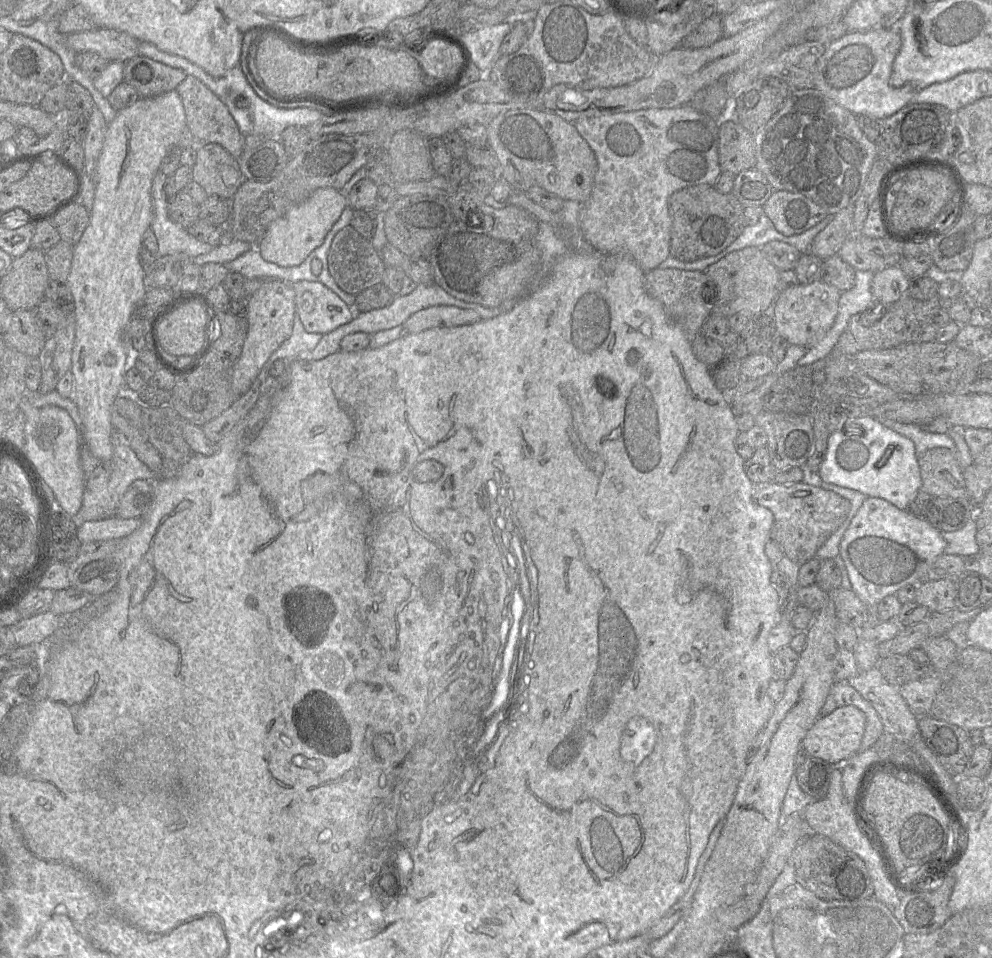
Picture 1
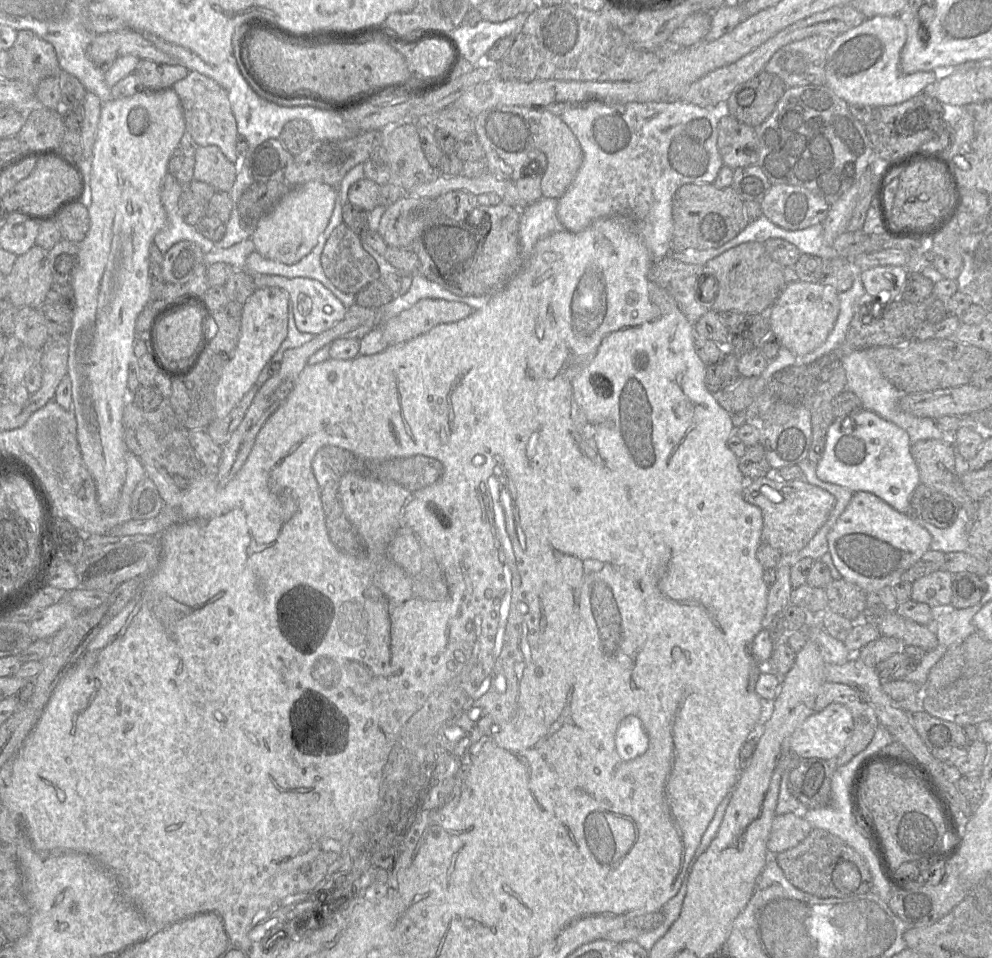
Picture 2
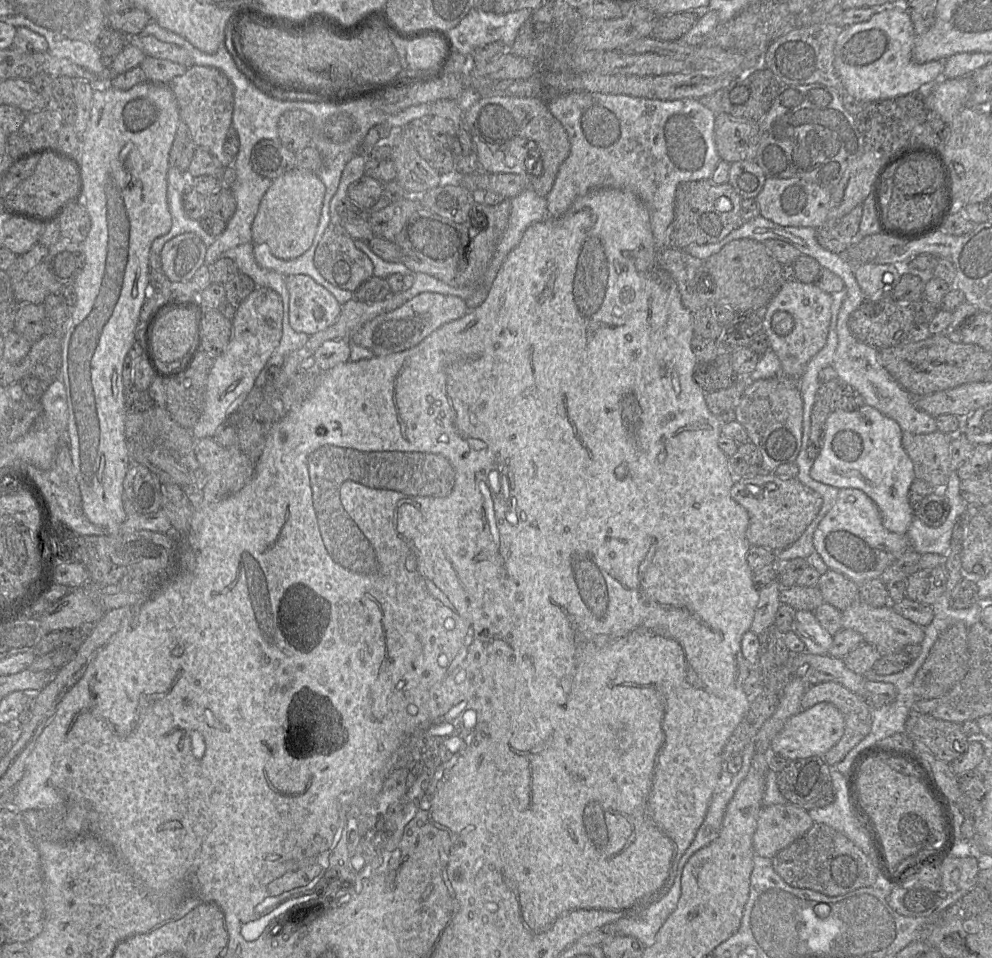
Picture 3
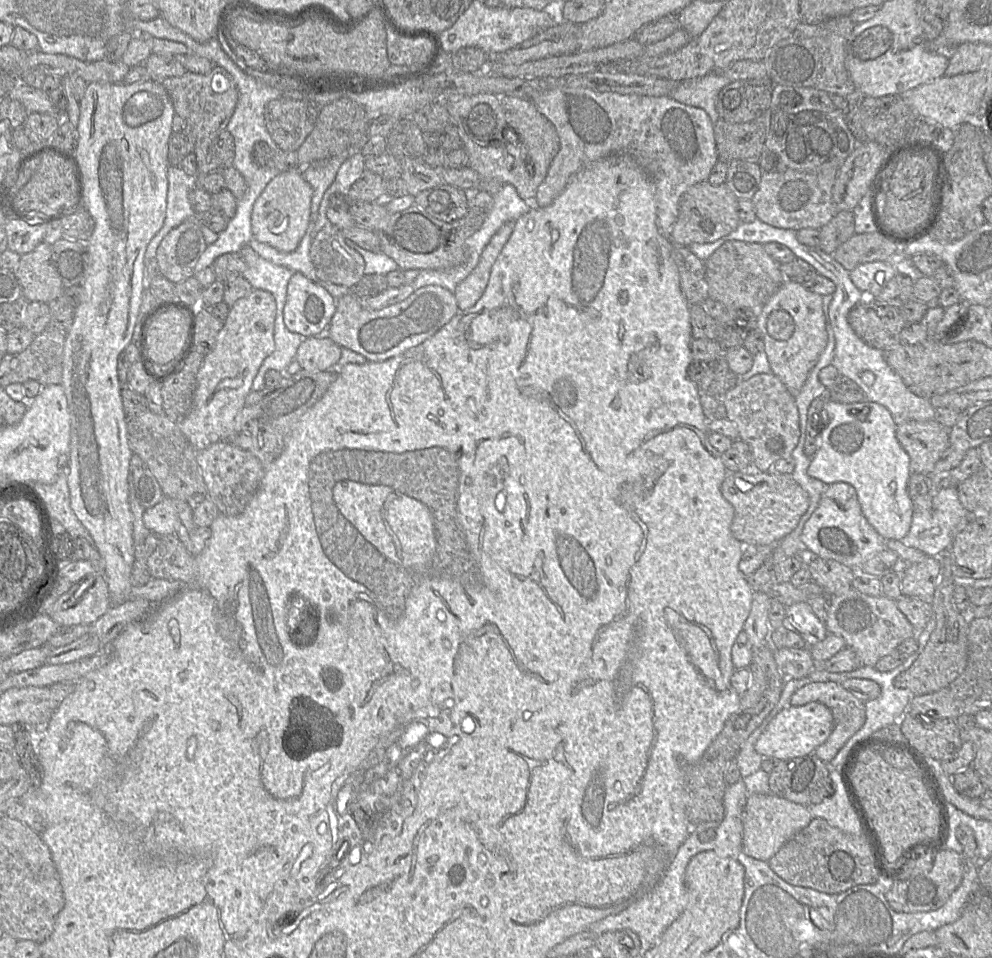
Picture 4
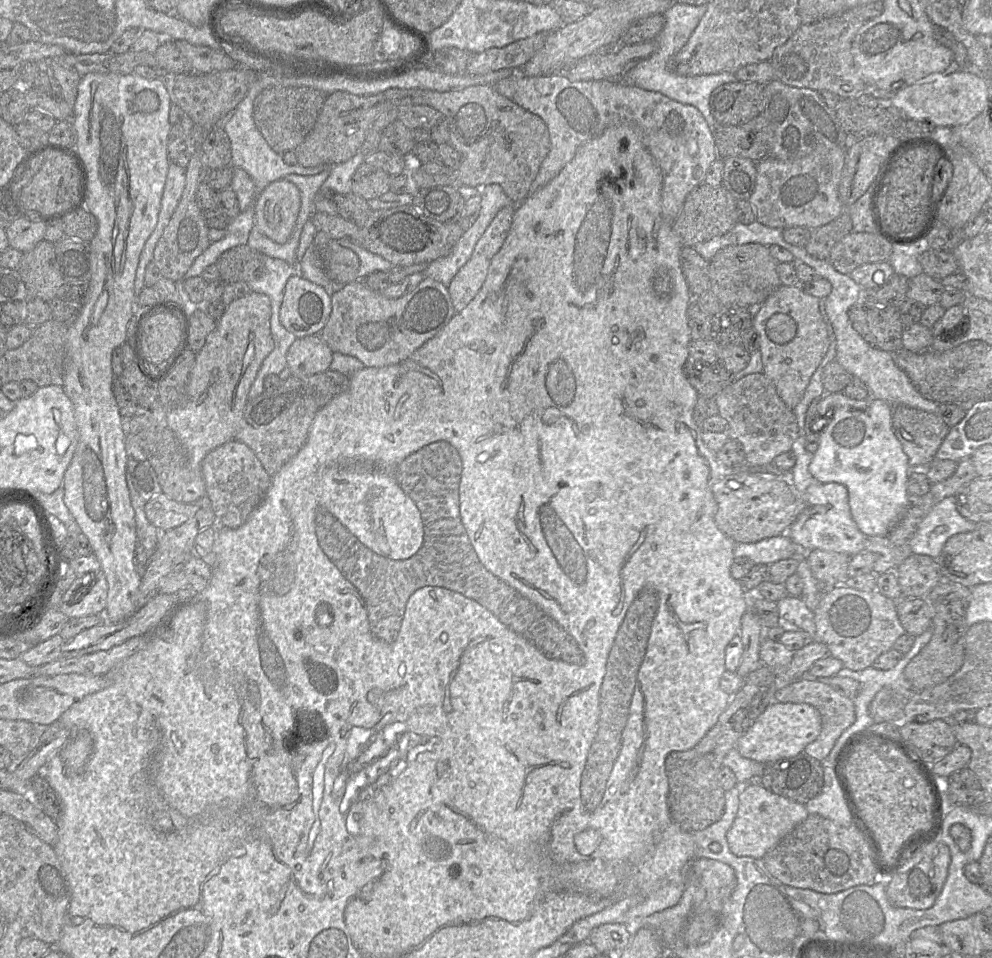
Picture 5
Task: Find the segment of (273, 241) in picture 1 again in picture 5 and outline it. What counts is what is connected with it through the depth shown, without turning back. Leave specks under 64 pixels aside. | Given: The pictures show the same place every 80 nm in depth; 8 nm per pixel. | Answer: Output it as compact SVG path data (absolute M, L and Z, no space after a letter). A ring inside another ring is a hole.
M284 179L270 183L254 203L254 225L264 236L283 244L290 238L301 206L297 186Z

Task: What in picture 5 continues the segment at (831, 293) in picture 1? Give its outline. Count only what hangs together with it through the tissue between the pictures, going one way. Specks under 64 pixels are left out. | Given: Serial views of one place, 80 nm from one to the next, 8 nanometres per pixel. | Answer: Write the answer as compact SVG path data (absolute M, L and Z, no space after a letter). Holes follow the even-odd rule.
M781 284L753 316L752 327L759 336L762 373L773 382L781 399L792 410L802 399L829 348L829 335L819 311L819 300L807 294L801 285Z

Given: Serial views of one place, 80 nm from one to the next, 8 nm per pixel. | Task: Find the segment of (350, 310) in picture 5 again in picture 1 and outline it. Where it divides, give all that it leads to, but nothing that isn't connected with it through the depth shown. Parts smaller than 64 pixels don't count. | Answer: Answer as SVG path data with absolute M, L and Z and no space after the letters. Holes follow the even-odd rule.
M431 306L411 315L403 324L405 333L419 333L427 329L473 324L482 318L471 309L456 306Z

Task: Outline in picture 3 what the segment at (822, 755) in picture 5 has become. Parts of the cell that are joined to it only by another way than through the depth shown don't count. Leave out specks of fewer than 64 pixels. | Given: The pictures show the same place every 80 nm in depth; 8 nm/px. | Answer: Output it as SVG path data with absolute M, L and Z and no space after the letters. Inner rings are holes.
M823 682L808 687L801 699L802 709L828 702L837 707L845 720L844 734L823 759L834 767L871 731L872 706L848 688L836 682Z

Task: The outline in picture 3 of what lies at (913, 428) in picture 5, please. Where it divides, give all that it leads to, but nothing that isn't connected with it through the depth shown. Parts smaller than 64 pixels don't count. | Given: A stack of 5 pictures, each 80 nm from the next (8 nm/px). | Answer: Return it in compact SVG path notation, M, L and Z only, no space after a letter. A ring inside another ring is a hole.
M938 430L929 434L903 432L902 436L902 445L913 462L915 477L925 480L934 488L944 488L954 470L950 464L950 444L951 436Z

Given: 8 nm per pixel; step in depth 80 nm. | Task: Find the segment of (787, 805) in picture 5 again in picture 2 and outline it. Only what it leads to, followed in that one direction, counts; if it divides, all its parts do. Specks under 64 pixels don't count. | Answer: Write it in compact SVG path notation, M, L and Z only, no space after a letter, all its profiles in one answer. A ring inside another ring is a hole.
M794 813L776 815L767 842L768 853L778 855L797 846L812 830L812 826L805 818Z

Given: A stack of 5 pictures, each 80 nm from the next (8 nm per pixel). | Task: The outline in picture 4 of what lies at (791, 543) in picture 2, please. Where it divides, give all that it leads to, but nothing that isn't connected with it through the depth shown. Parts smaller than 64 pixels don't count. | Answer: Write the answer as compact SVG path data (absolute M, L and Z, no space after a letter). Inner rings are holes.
M749 470L729 472L722 483L723 497L734 507L733 536L743 545L778 544L789 535L809 508L808 493L789 474Z

